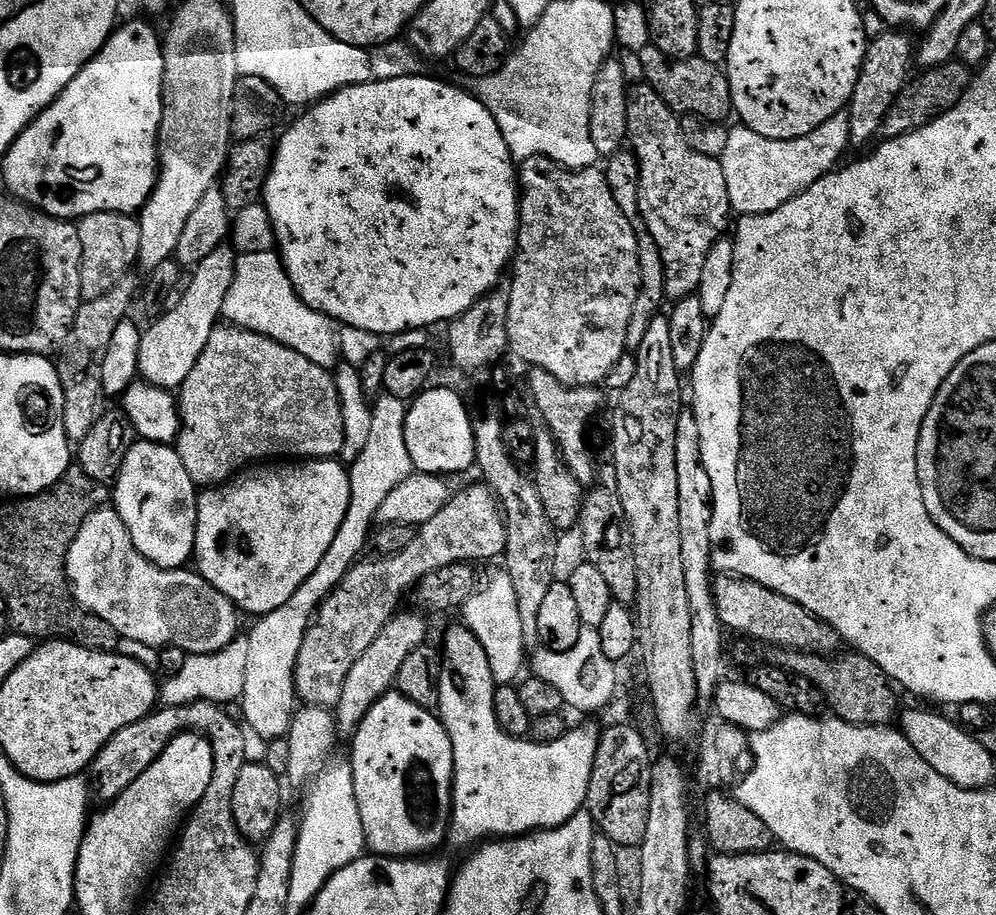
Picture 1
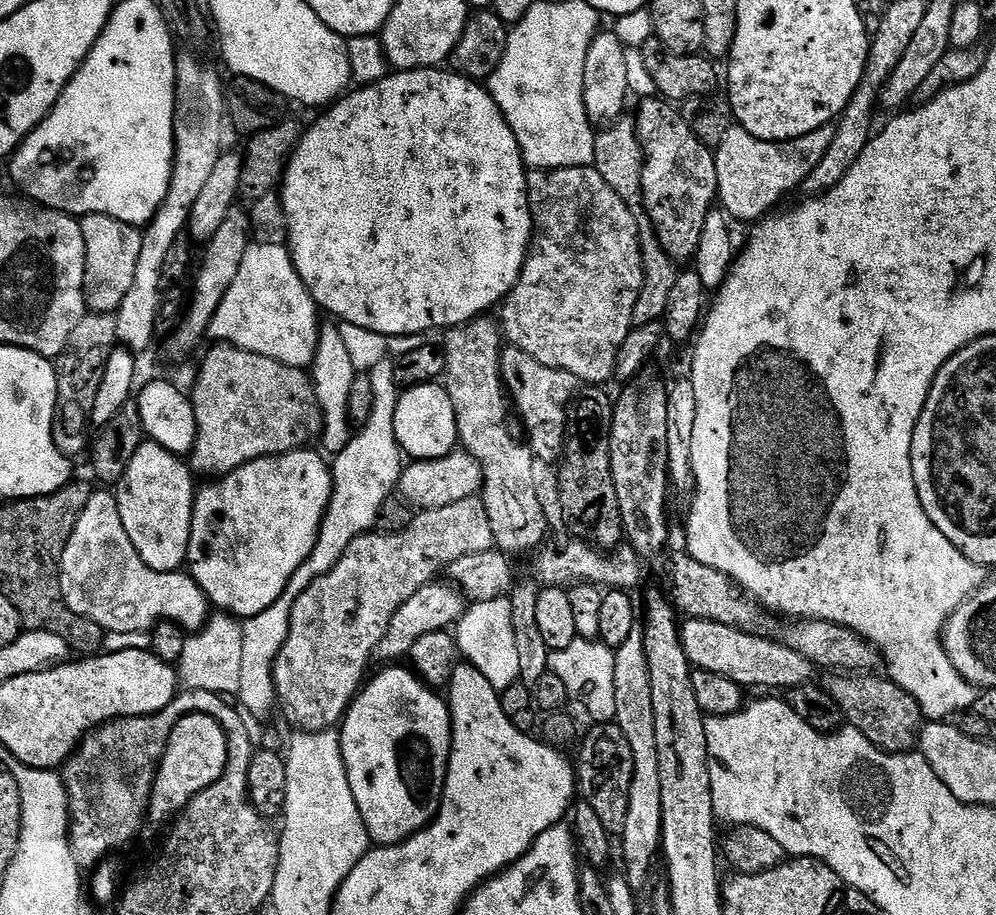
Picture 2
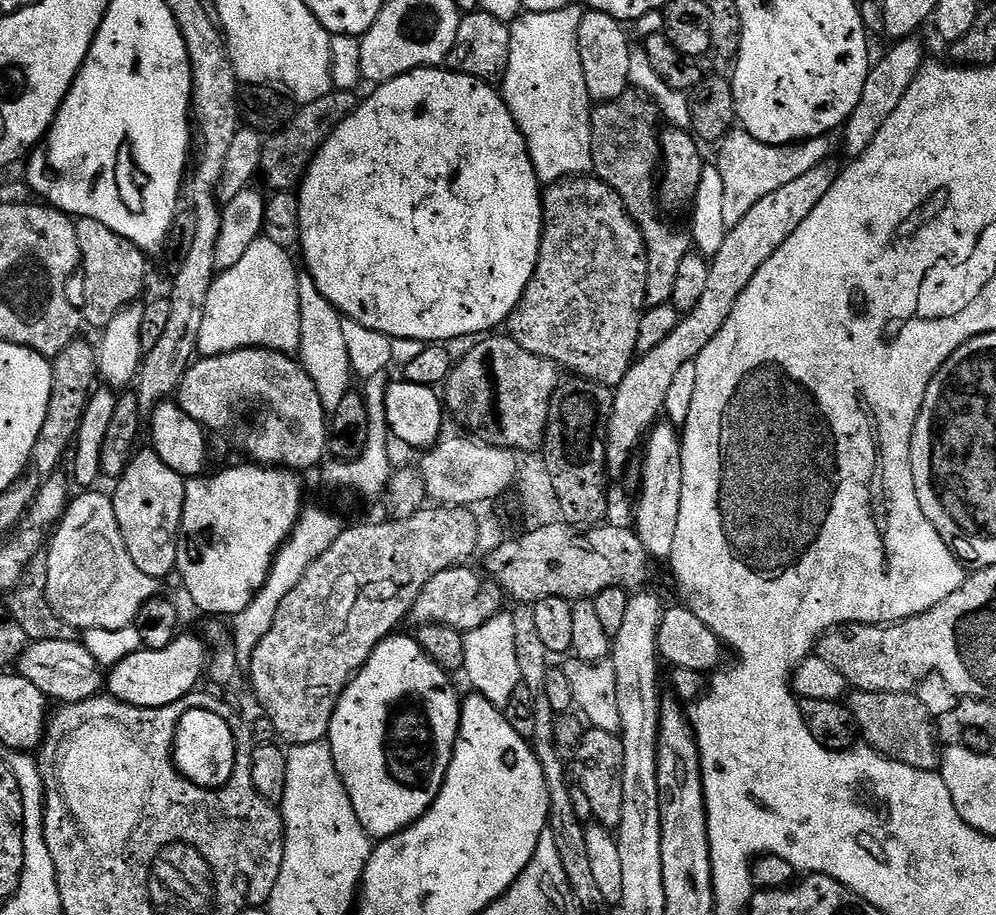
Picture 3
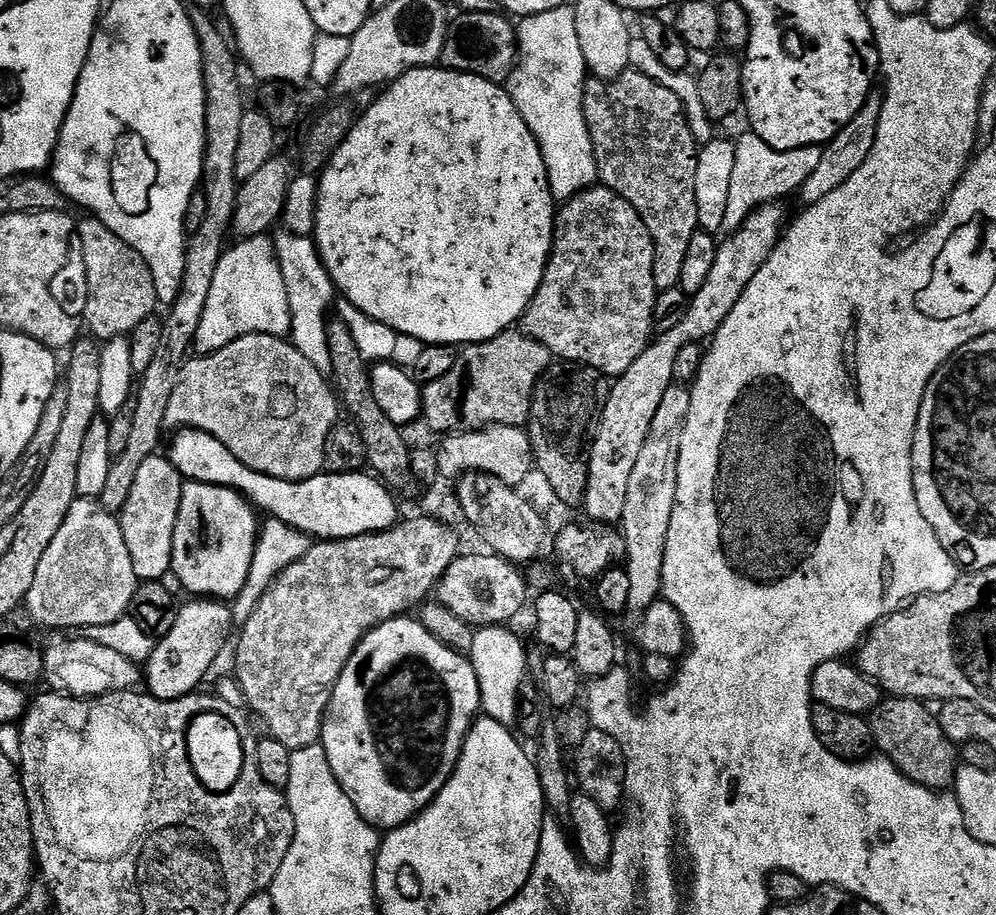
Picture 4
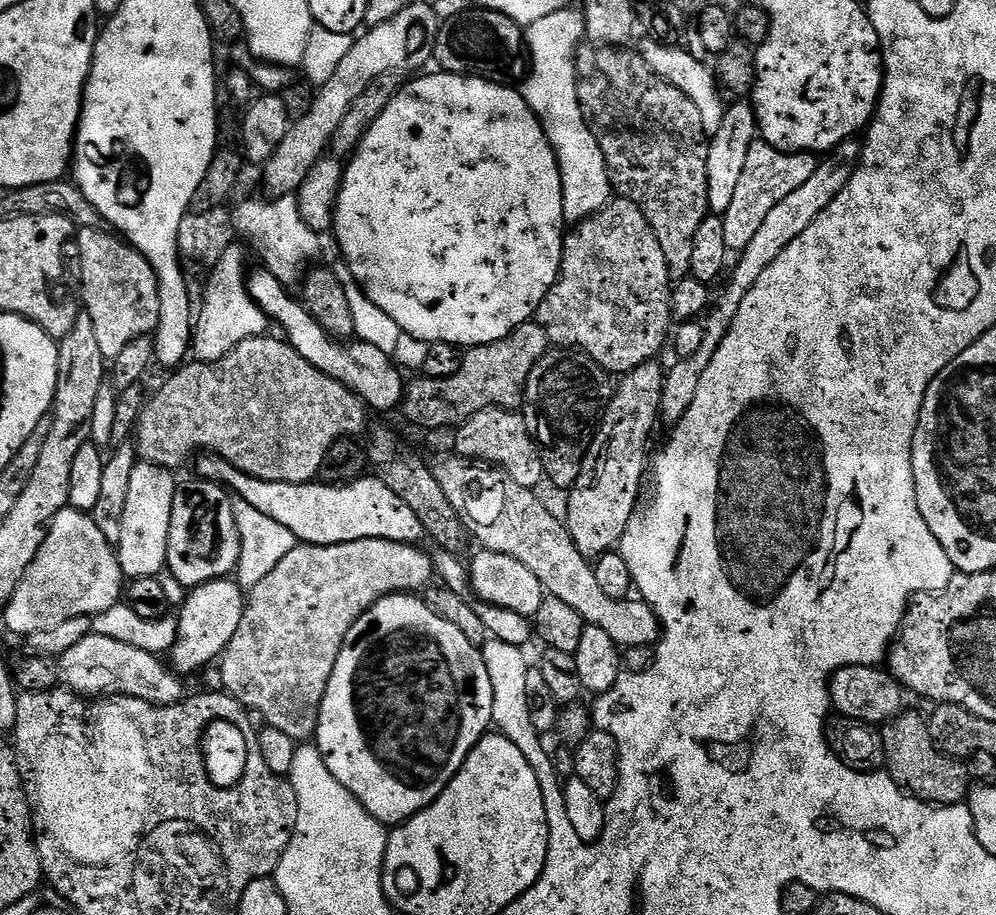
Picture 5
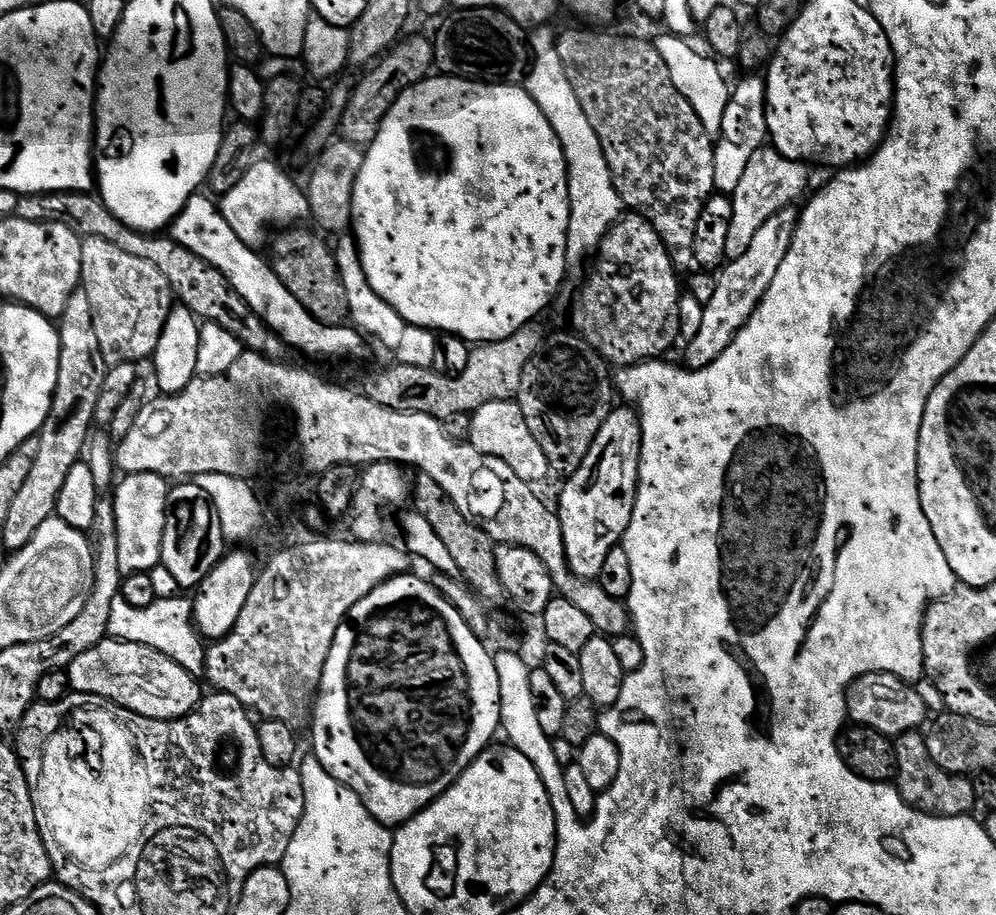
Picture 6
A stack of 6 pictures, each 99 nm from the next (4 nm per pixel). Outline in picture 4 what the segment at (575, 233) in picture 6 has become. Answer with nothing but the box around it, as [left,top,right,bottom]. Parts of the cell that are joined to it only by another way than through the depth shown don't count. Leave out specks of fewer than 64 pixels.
[506,6,598,202]

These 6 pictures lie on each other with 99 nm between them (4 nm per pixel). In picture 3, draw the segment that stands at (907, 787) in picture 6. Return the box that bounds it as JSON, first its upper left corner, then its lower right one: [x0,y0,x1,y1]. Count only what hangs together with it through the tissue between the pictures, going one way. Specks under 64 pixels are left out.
[846,692,942,772]

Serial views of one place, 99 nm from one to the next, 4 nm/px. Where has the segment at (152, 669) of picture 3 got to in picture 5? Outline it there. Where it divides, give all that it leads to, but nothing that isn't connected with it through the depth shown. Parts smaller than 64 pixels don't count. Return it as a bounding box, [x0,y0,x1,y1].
[170,578,246,678]

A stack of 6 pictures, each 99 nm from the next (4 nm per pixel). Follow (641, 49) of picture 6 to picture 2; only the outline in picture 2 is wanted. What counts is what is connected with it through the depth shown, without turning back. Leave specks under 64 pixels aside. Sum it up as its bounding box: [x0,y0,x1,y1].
[594,114,678,325]

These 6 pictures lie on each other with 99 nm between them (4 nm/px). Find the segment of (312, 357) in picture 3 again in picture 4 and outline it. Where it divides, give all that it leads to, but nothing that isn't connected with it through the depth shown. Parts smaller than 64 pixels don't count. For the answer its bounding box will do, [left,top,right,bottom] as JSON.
[274,231,338,372]

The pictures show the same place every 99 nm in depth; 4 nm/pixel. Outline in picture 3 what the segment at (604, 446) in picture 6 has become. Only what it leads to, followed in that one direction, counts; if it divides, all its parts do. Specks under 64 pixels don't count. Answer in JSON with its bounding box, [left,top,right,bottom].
[606,162,838,478]

